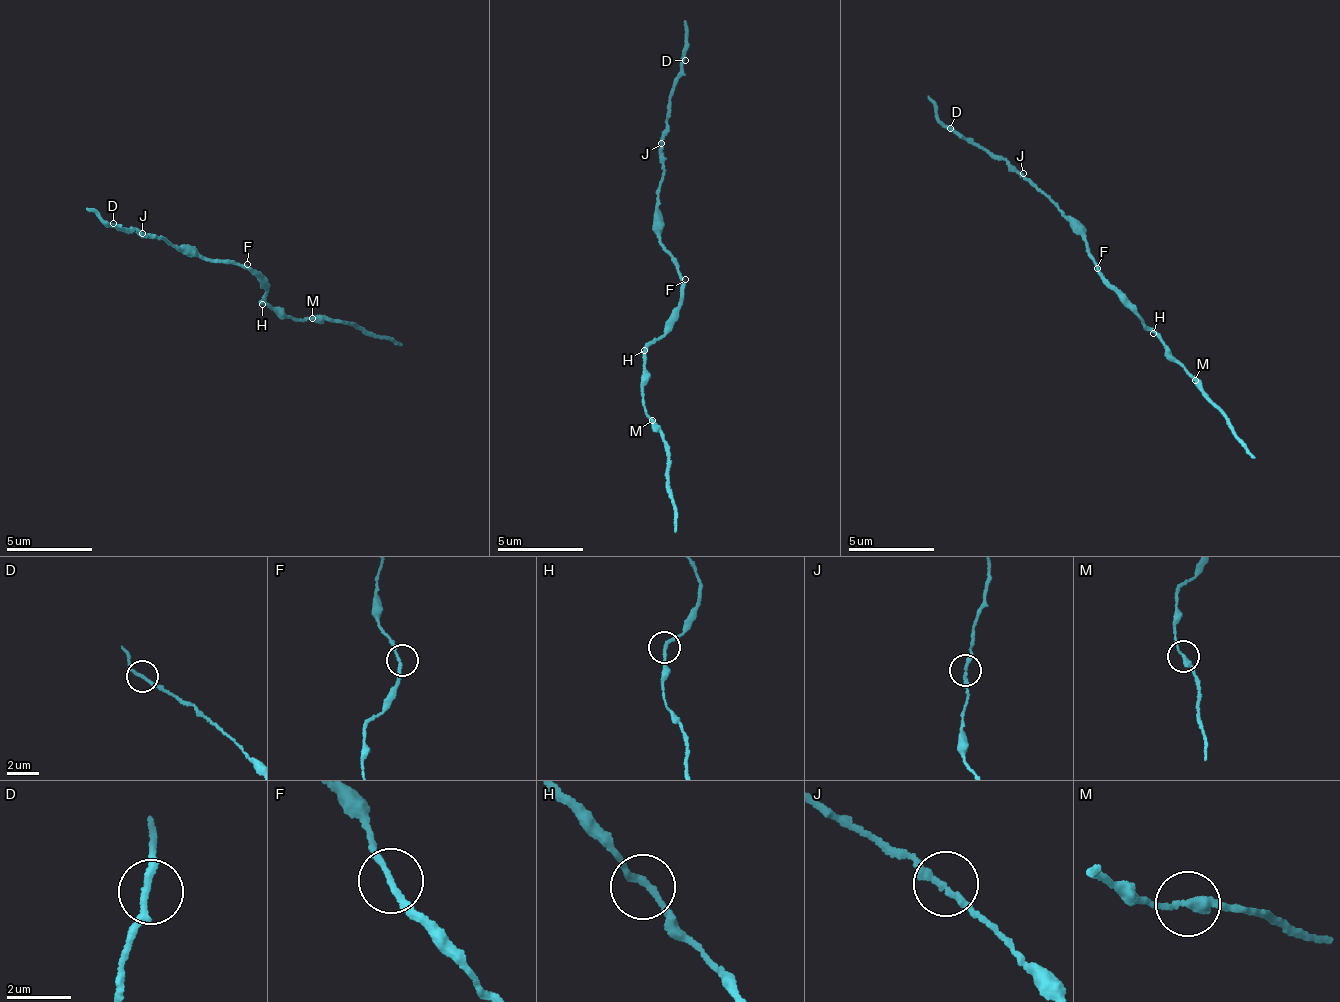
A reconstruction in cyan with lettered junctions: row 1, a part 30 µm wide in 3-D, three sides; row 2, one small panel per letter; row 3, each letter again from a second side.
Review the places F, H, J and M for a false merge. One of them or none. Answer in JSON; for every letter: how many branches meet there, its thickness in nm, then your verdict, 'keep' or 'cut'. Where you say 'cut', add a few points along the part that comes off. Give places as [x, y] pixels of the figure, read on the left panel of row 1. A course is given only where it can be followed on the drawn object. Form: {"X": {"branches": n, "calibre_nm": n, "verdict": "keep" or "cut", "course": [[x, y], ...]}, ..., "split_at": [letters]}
{"F": {"branches": 2, "calibre_nm": 180, "verdict": "keep"}, "H": {"branches": 2, "calibre_nm": 200, "verdict": "keep"}, "J": {"branches": 2, "calibre_nm": 220, "verdict": "keep"}, "M": {"branches": 2, "calibre_nm": 240, "verdict": "keep"}, "split_at": []}

